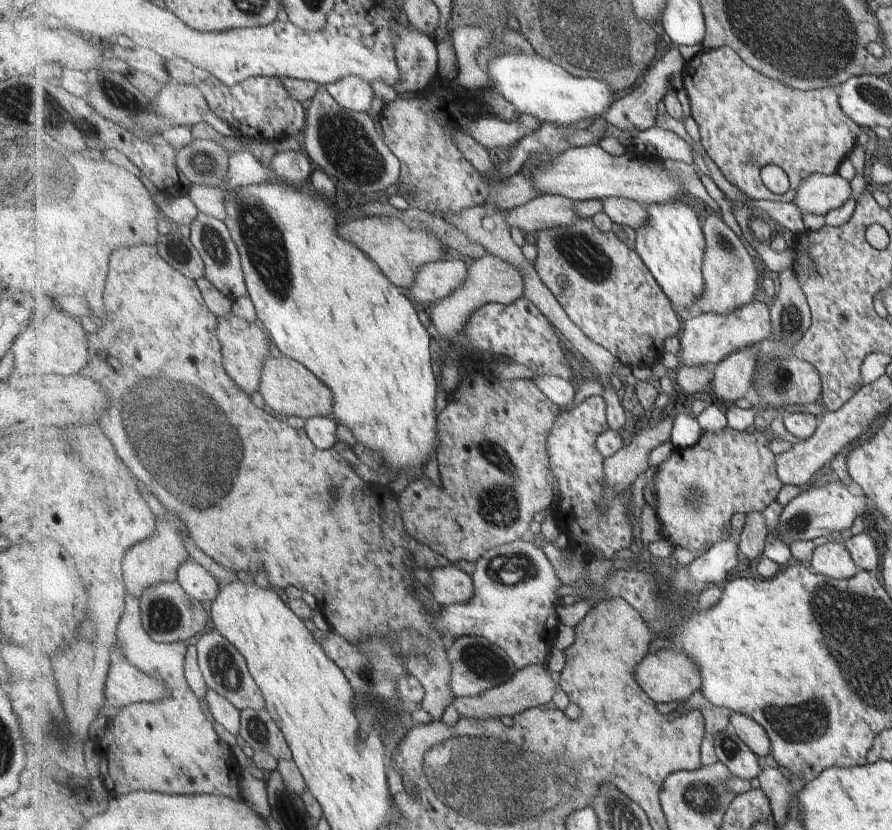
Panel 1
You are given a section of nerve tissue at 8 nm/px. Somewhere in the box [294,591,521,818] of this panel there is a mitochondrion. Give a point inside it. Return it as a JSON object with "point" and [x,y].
{"point":[486,662]}

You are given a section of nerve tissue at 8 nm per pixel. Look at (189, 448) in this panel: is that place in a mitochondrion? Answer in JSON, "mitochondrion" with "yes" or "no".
{"mitochondrion":"yes"}

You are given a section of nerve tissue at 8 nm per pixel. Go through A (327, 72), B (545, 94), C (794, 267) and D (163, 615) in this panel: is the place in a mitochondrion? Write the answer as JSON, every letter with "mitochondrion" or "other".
{"A":"other","B":"other","C":"other","D":"mitochondrion"}

